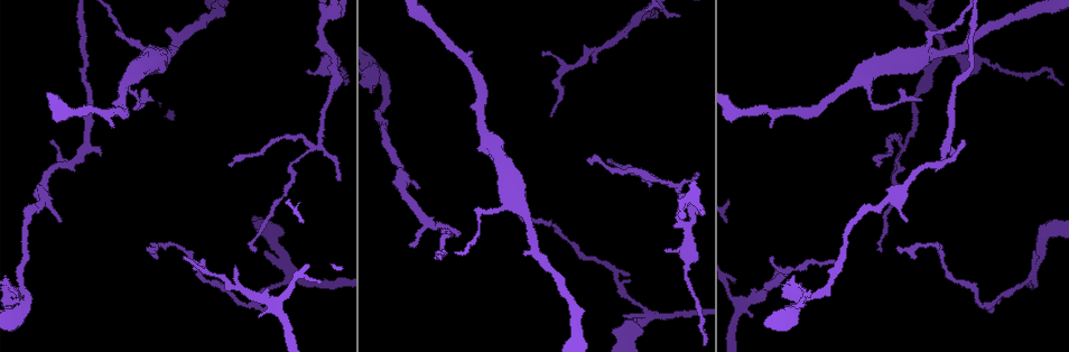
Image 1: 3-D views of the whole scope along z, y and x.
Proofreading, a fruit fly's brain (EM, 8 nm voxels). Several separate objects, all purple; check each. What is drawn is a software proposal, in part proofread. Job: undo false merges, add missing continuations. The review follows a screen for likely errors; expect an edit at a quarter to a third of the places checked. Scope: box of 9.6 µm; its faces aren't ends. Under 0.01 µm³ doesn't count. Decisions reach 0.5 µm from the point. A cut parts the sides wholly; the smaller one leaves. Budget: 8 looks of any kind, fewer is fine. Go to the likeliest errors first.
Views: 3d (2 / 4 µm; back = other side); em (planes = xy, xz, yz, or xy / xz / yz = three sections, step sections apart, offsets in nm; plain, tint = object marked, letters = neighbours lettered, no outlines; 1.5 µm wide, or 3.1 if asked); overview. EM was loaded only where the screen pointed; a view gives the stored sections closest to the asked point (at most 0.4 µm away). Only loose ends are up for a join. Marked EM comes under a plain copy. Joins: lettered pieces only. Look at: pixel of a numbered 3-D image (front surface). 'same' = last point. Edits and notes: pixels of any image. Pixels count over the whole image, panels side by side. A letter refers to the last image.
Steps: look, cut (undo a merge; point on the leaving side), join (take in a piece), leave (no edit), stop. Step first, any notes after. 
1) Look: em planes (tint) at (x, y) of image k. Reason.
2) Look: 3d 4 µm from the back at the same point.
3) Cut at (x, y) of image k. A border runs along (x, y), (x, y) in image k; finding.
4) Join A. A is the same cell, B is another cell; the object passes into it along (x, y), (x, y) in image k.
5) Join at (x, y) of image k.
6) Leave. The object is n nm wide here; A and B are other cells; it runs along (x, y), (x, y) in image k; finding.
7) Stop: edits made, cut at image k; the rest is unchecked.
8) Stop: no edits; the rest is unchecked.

Look: em xy step 4 (letters) at (308, 71) of image 1. Branch stops here.

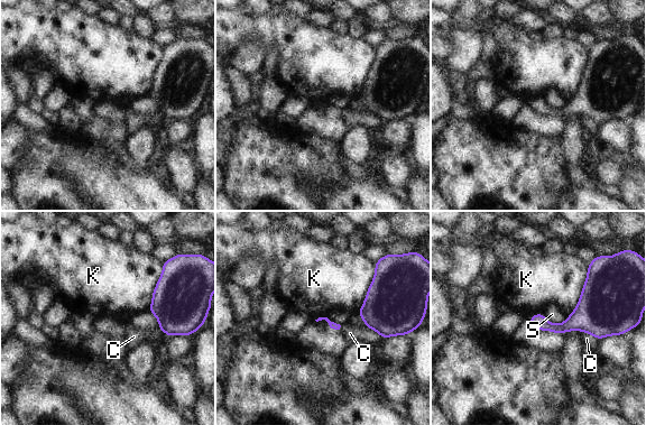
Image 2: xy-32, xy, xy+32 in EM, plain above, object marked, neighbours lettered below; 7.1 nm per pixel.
Leave. The longest contact is with K, 400 nm; C, K and S are other cells; none of them fits.

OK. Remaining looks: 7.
Look: 3d 2 µm at (229, 166) of image 1. Free end.

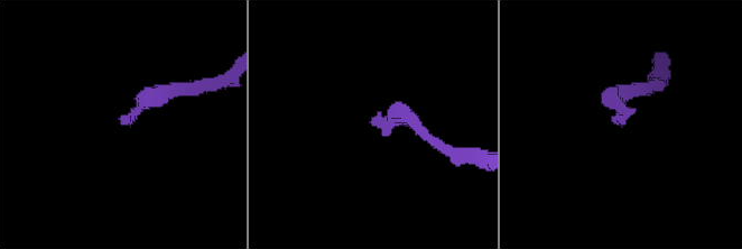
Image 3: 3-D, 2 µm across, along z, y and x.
Look: em yz step 8 (letters) at (618, 117) of image 3.

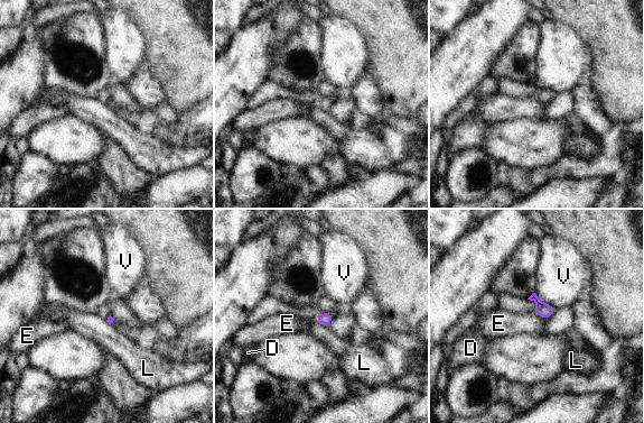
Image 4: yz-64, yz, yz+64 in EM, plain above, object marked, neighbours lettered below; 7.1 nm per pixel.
Look: em xy step 8 (letters) at the same point.

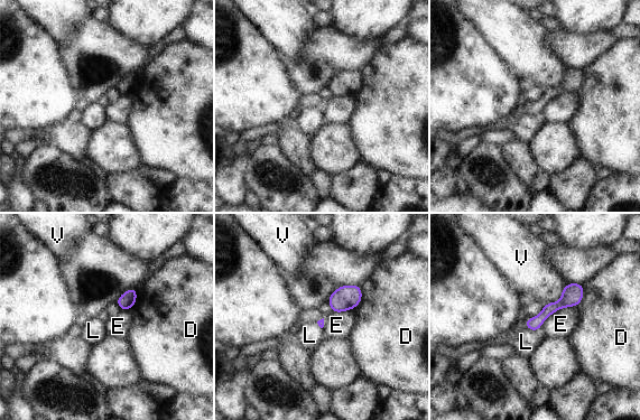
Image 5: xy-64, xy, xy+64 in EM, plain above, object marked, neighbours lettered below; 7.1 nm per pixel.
Leave. The object is 100 nm wide here; the longest contact is with E, 340 nm; D, E, L and V are other cells; no lettered piece goes on from it.

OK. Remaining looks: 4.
Look: em planes (letters) at (313, 147) of image 1. Arms part here.

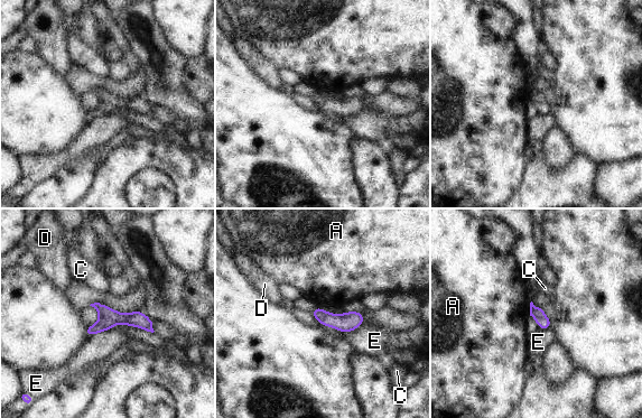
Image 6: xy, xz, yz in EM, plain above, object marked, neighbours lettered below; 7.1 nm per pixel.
Leave. The longest contact is with E, 180 nm; A, C, D and E are other cells; a border runs along (529, 303), (530, 315) in image 6; one cell here.

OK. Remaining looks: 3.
Look: 3d 2 µm at (941, 166) of image 1. A fork.

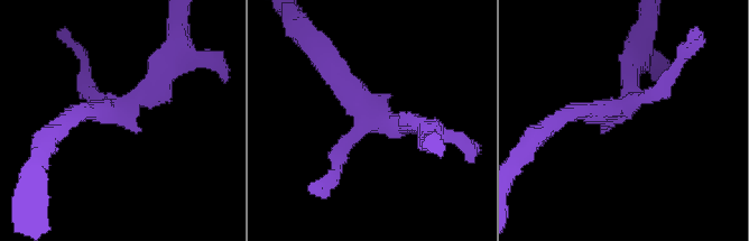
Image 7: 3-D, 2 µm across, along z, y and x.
Look: em xy step 8 (tint) at (373, 122) of image 7. Shape alone is not enough.

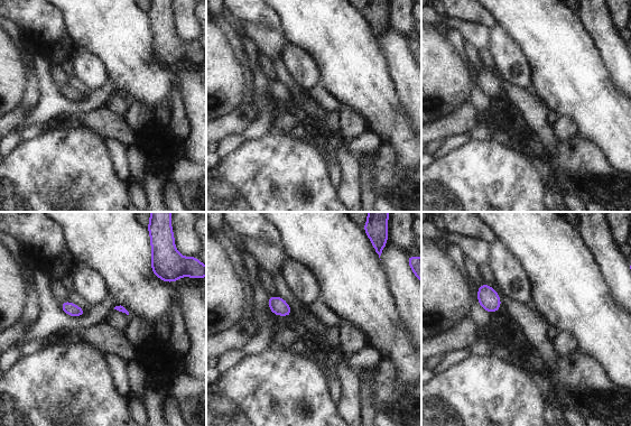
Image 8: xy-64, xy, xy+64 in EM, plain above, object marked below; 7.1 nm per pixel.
Look: em xy step 8 (letters) at the same point. What lies round it.

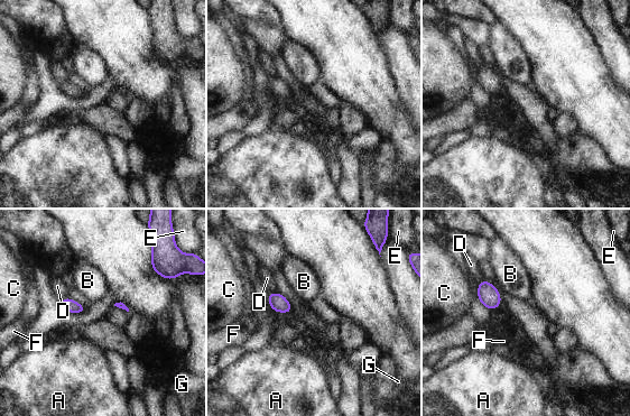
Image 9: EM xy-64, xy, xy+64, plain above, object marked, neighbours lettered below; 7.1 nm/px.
Leave. A, B, C, D, E, F and G are other cells; a border runs along (277, 292), (268, 294) in image 9; one cell here.

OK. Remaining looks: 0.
Stop: no edits; the rest is unchecked.

